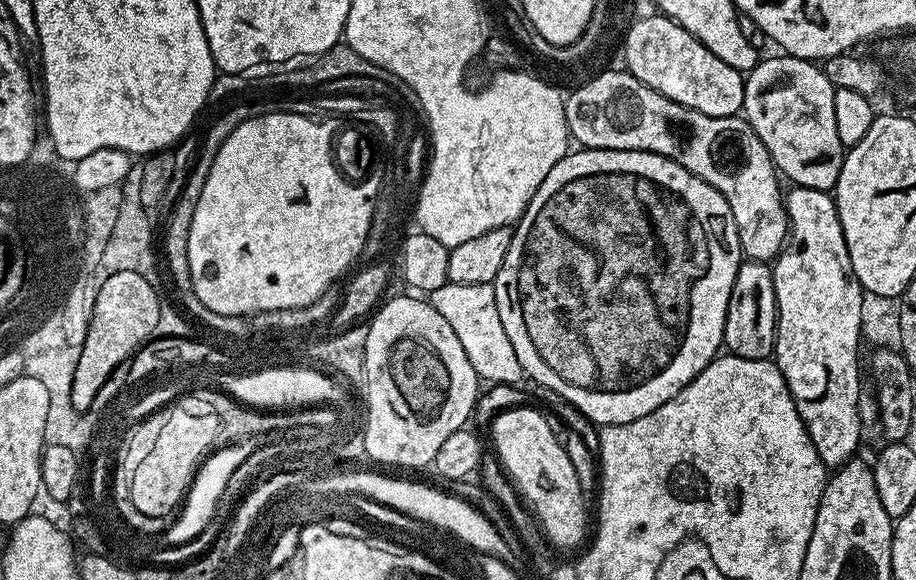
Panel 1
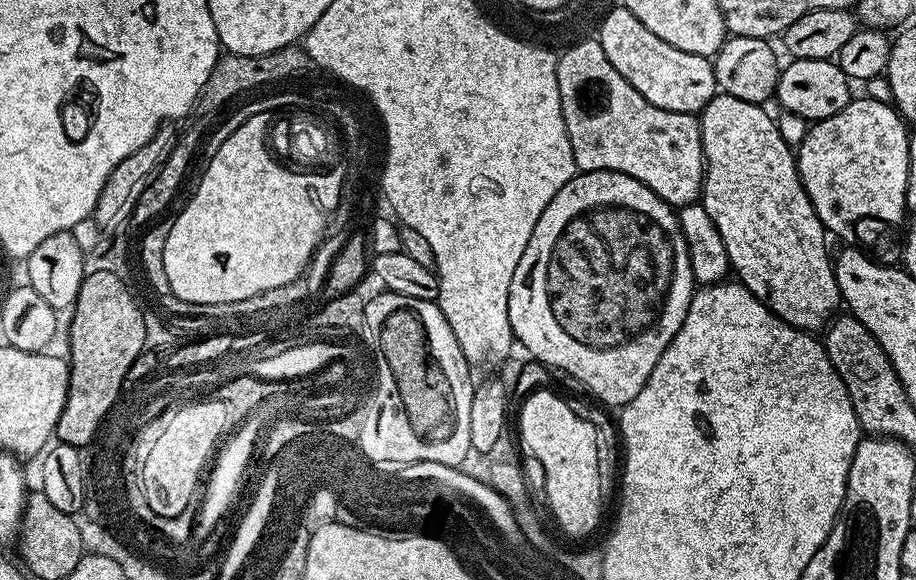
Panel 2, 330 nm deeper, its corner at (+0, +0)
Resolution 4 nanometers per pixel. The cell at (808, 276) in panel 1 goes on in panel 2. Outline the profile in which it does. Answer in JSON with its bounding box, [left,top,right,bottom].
[699,94,842,330]

